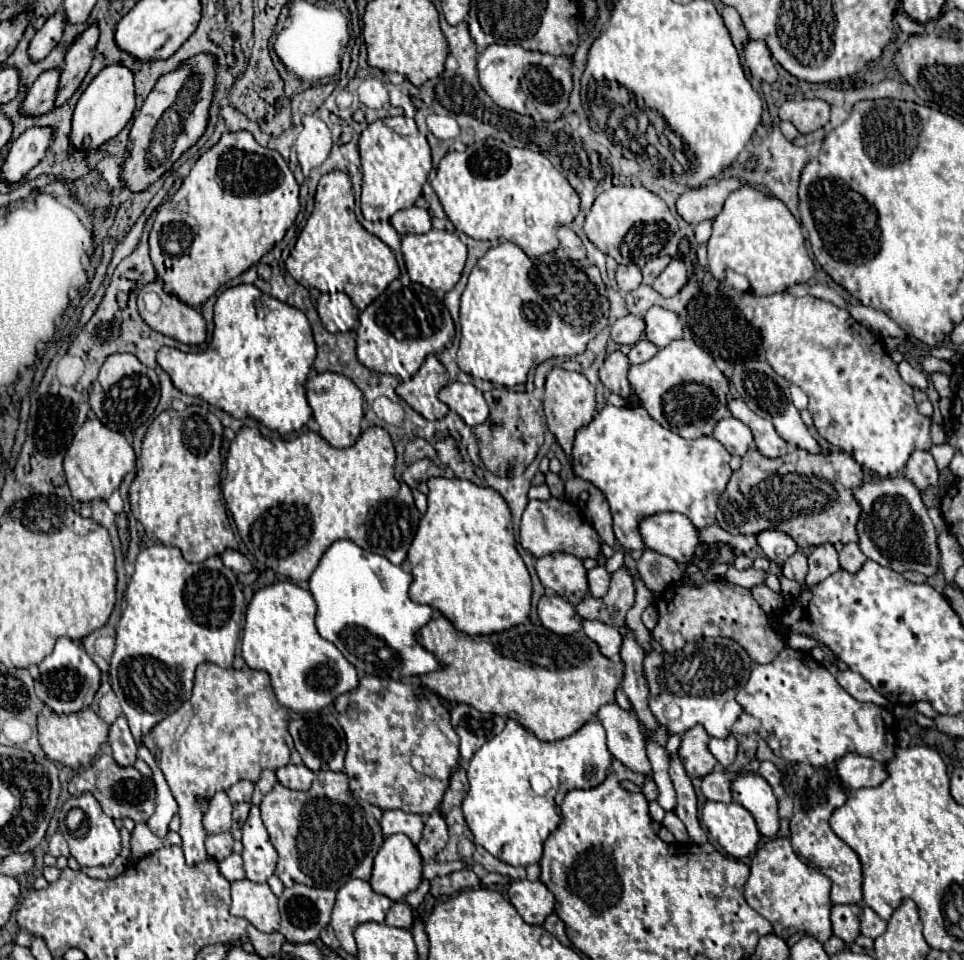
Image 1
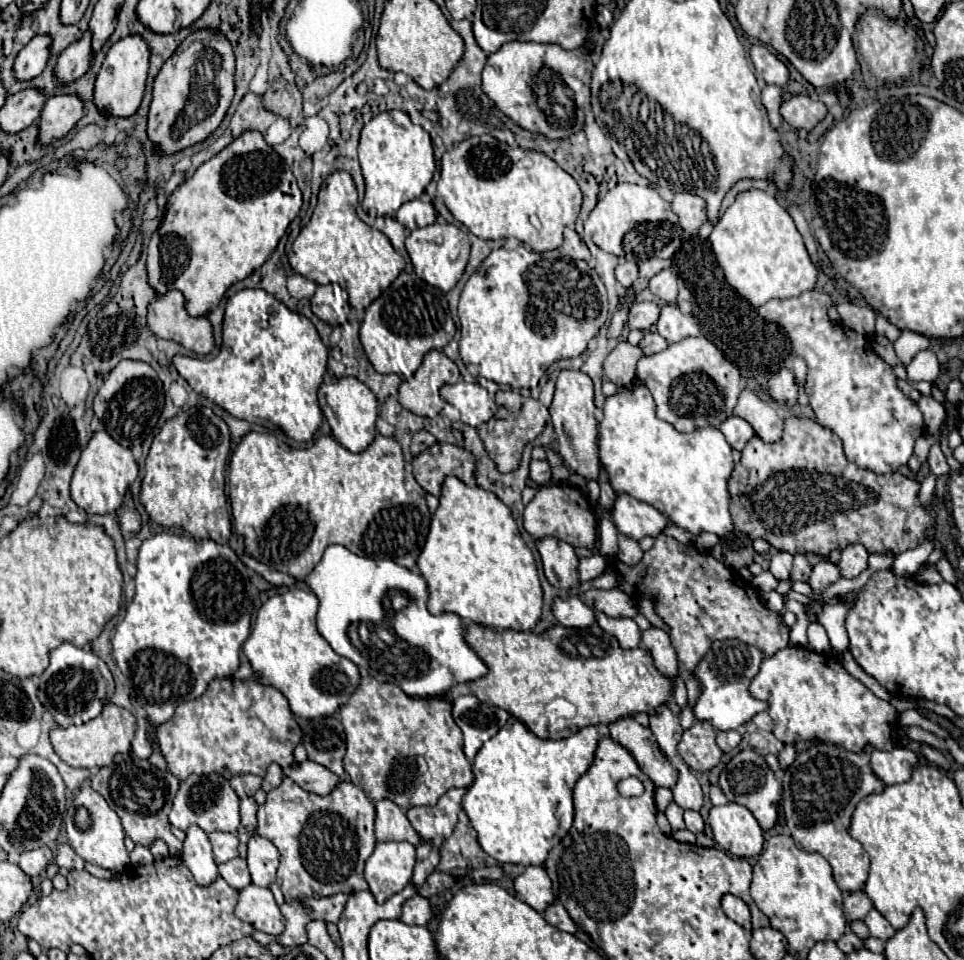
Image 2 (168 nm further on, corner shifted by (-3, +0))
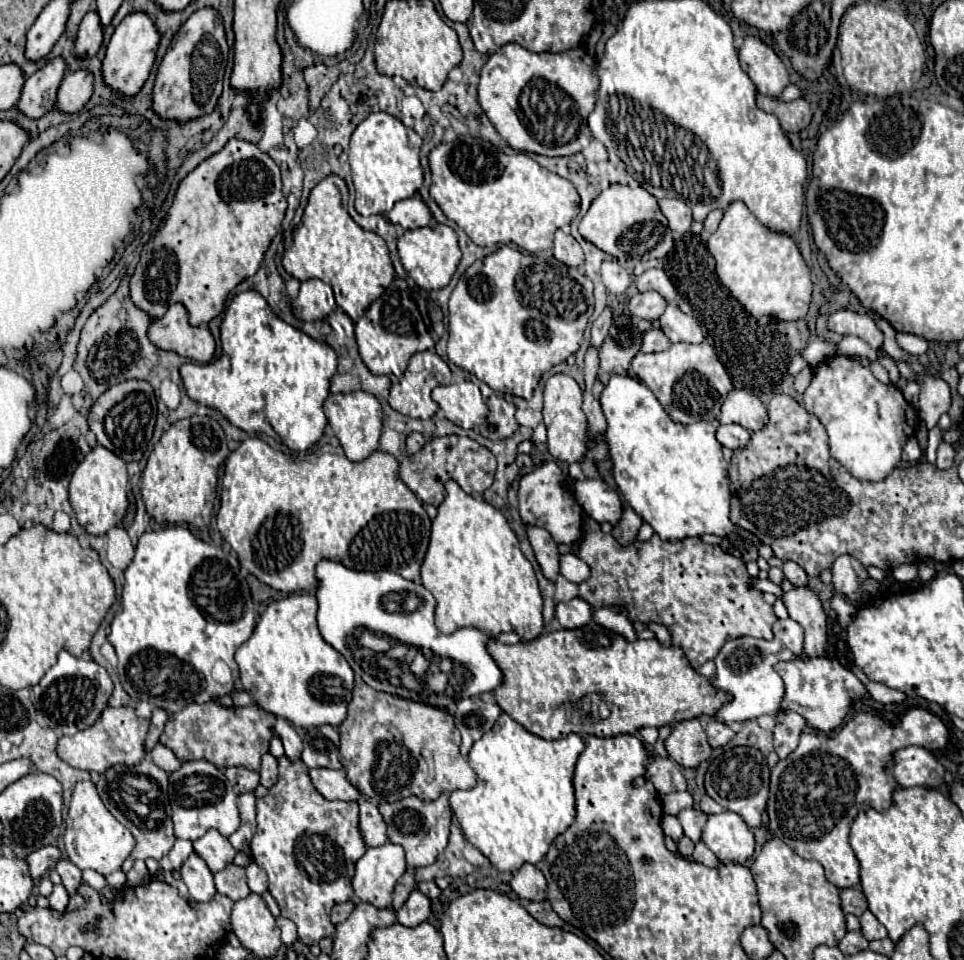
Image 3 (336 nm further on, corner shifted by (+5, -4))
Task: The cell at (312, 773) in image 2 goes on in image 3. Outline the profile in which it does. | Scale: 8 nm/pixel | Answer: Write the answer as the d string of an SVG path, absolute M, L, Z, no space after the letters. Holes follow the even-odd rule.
M308 769L308 775L316 787L316 791L324 799L342 799L342 801L354 801L360 797L358 789L346 779L344 771L334 769Z

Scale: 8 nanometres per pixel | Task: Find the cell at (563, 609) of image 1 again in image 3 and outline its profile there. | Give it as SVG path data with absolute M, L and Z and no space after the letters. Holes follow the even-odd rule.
M576 597L556 605L556 619L564 629L578 629L590 623L592 609L584 599Z

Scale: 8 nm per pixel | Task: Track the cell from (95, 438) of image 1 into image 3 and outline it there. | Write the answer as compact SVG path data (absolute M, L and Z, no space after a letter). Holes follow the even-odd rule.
M96 445L76 467L70 481L70 505L78 523L92 535L104 535L110 527L118 525L128 509L128 473L126 461L116 457L102 445Z

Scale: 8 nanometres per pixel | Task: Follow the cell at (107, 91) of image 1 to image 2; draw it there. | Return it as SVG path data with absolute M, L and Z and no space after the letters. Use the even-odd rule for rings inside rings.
M128 35L120 41L116 41L98 73L96 87L94 87L94 101L98 103L98 109L110 113L110 115L120 115L120 117L130 117L136 113L140 107L140 101L144 97L146 89L146 77L150 71L150 47L140 35Z

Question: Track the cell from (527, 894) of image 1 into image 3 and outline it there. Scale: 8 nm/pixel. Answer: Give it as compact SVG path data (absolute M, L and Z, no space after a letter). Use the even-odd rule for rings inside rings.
M530 863L522 865L510 881L512 891L522 901L544 901L546 899L546 877Z

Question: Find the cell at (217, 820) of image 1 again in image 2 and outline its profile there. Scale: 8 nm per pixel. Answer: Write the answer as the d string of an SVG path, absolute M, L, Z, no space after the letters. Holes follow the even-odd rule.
M218 773L208 775L188 775L178 789L178 795L174 799L174 807L170 813L170 823L184 833L190 825L198 825L204 833L212 831L236 831L240 827L240 811L238 811L240 799L236 791L230 787L230 779Z

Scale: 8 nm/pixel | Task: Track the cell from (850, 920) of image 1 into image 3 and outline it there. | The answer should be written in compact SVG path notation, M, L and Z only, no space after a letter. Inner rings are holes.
M860 887L842 889L842 891L840 891L840 899L842 899L842 911L844 911L844 913L852 913L852 915L860 917L860 915L868 909L866 897L864 897L864 893L860 891Z

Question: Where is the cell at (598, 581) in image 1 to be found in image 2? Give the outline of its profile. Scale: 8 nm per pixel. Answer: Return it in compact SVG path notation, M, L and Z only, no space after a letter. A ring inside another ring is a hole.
M594 553L590 557L580 557L580 563L578 563L580 581L592 581L600 577L604 569L606 569L606 559L600 553Z

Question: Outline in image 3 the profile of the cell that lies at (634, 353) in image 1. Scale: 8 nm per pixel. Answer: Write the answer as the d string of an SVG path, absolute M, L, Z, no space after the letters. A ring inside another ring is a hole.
M648 329L642 337L642 353L656 353L656 351L664 351L670 347L670 341L666 339L666 335L660 329Z

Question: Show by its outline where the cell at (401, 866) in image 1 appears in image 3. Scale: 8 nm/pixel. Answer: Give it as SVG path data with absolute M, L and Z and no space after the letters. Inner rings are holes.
M386 843L382 847L370 847L356 863L356 875L352 879L358 901L372 903L382 909L392 903L392 891L396 881L406 871L406 857L402 847Z

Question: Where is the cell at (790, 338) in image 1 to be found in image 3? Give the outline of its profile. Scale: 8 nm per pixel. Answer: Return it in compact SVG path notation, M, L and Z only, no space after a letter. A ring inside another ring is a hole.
M836 355L834 363L826 361L816 367L812 383L804 391L804 409L816 415L818 421L824 425L830 437L832 457L838 463L842 463L846 471L860 481L880 481L900 465L902 447L908 435L914 435L914 427L918 419L916 411L912 411L912 407L906 403L898 387L882 385L866 365L862 365L854 357L844 357L844 355Z

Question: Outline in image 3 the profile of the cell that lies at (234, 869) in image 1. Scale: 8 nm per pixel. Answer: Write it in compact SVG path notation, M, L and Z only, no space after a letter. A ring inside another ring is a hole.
M234 863L230 867L214 873L214 885L216 885L218 893L228 895L232 901L238 901L238 899L244 899L250 895L244 867L234 865Z

